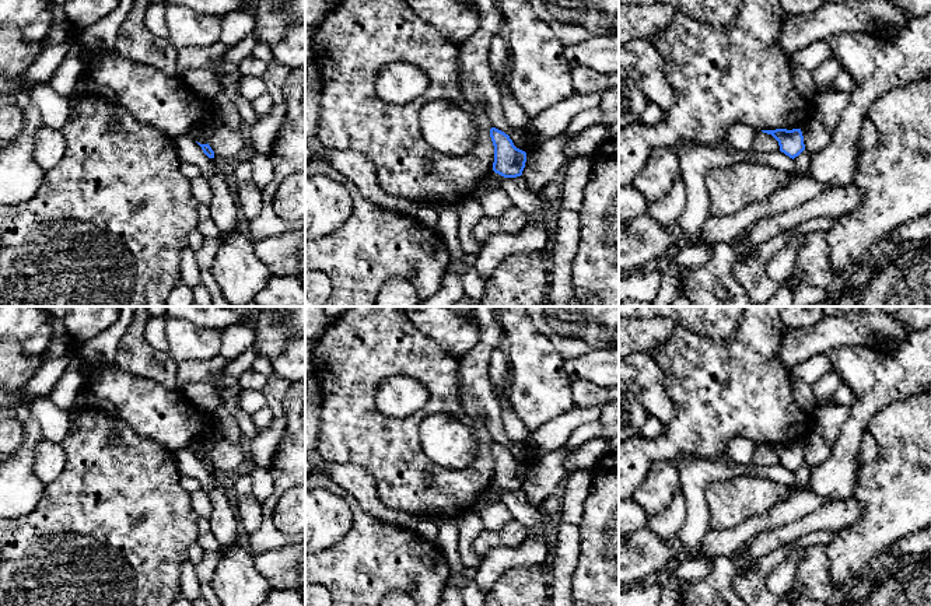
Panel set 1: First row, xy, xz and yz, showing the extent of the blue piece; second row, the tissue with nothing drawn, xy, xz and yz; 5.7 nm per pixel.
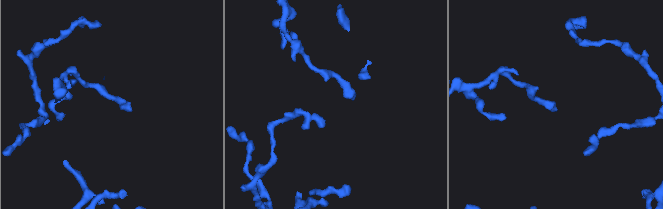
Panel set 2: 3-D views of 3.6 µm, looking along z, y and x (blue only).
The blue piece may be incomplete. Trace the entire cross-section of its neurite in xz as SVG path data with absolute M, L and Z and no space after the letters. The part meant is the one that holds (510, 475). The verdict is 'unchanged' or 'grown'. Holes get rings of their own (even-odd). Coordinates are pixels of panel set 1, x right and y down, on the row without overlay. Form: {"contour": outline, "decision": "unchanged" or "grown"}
{"contour": "M491 441L490 451L494 459L493 484L504 491L522 488L526 476L526 466L517 462L504 445Z", "decision": "unchanged"}

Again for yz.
{"contour": "M776 442L776 444L762 444L763 446L771 448L780 459L780 465L790 472L798 470L804 463L804 449L801 442Z", "decision": "unchanged"}

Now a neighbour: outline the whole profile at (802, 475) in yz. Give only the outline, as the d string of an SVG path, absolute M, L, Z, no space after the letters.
M805 462L798 470L794 472L797 486L788 487L788 491L790 491L788 498L804 488L808 488L808 480L811 476L811 470L812 470L812 467Z

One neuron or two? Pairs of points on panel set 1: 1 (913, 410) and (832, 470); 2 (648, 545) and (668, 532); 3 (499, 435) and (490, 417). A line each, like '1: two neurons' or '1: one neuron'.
1: two neurons
2: two neurons
3: one neuron

